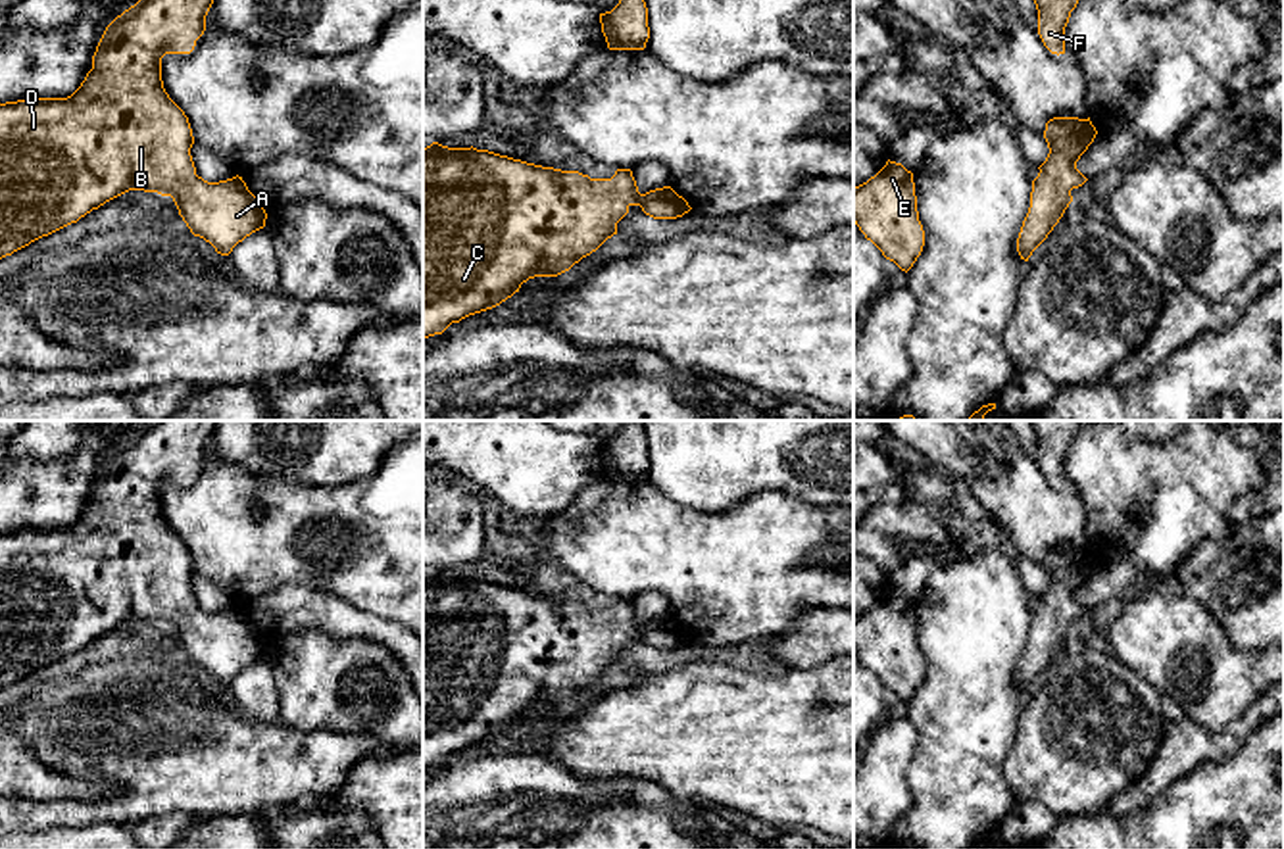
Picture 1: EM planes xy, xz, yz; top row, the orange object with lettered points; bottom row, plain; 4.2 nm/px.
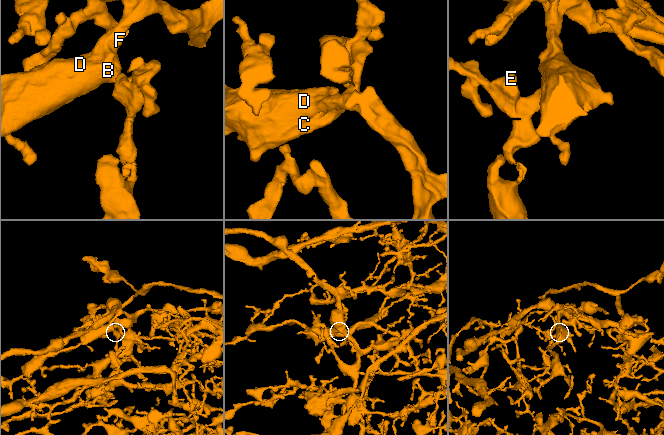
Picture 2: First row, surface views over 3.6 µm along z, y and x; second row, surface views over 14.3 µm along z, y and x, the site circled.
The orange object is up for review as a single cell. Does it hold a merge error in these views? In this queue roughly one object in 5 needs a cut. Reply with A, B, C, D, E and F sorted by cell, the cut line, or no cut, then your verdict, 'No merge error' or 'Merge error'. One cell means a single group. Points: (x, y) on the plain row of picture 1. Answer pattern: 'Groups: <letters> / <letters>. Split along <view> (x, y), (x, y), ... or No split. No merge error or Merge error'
Groups: A B C D E F. No split. No merge error

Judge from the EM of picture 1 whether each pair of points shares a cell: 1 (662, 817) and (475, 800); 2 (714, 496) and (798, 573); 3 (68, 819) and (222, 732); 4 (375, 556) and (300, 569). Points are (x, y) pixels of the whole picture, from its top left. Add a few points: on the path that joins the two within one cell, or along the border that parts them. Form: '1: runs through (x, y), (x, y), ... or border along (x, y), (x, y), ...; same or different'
1: runs through (616, 817), (579, 817), (552, 800), (521, 800); same
2: border along (769, 488), (727, 509), (700, 511), (685, 506); different
3: runs through (106, 811), (133, 803), (183, 753); same
4: runs through (356, 556), (329, 556), (320, 563); same

